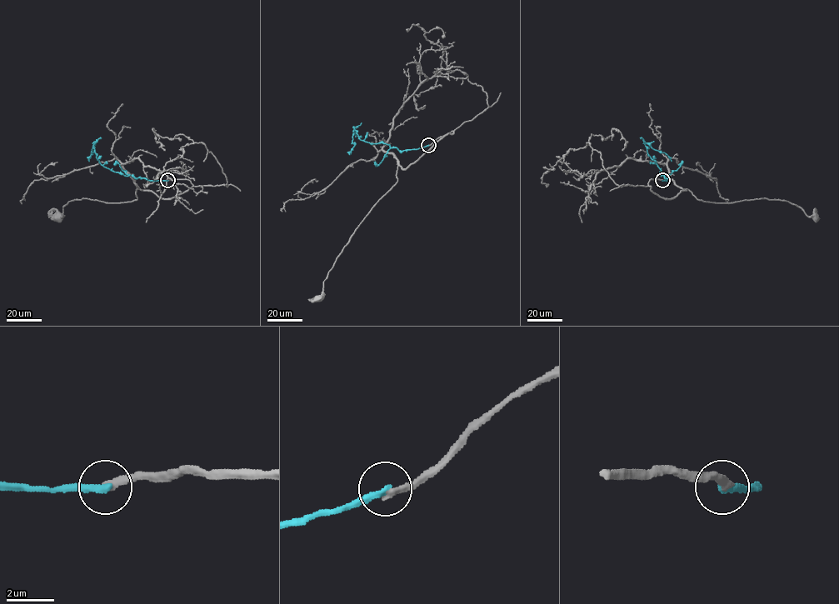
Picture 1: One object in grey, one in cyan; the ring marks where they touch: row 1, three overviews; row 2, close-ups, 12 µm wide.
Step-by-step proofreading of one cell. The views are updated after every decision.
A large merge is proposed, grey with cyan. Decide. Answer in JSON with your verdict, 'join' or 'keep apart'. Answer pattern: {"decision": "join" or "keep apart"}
{"decision": "keep apart"}

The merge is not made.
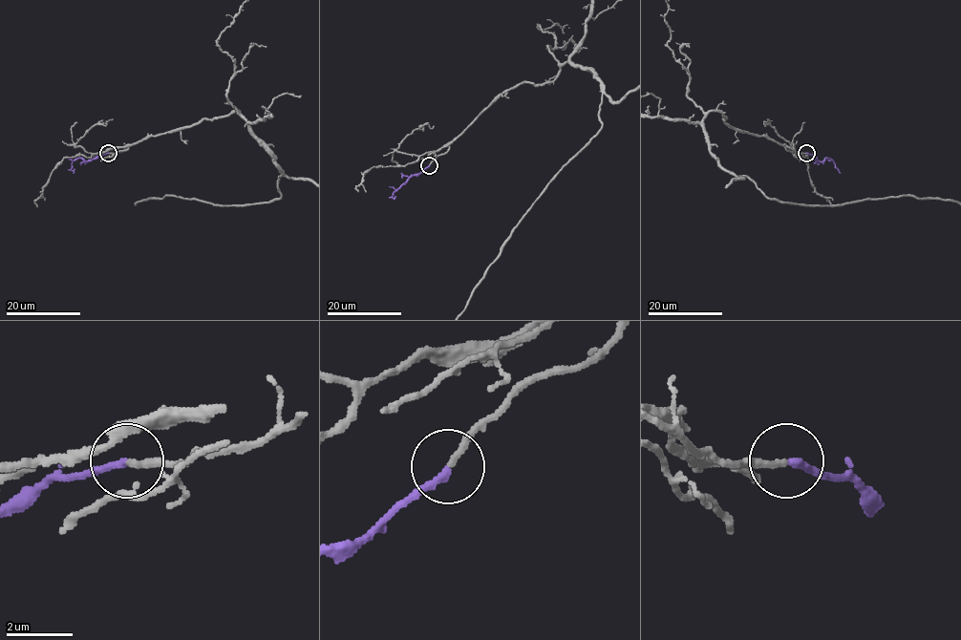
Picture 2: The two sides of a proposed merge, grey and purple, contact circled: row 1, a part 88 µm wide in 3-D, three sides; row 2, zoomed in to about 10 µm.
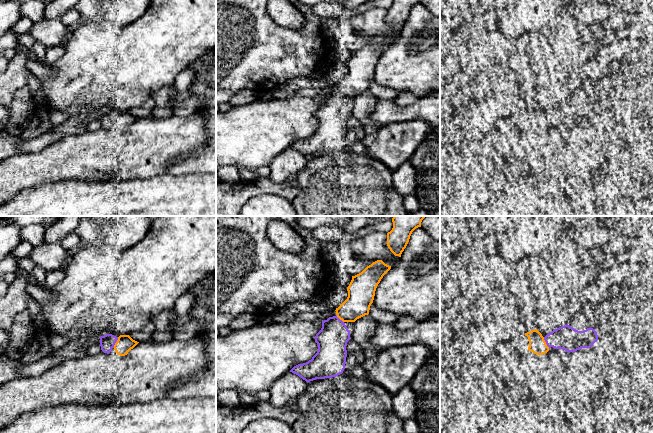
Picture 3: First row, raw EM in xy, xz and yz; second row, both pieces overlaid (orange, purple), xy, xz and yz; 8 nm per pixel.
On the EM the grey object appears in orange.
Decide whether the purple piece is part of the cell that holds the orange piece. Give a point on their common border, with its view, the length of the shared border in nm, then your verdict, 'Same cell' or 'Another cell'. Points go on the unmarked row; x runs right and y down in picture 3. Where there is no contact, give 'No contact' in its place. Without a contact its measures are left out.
Touches orange at yz (545, 118). Shared border 100 nm. Same cell

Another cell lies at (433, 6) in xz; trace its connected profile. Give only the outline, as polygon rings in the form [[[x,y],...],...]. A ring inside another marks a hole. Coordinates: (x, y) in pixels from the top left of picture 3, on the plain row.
[[[421,0],[421,4],[432,15],[440,17],[440,0]]]

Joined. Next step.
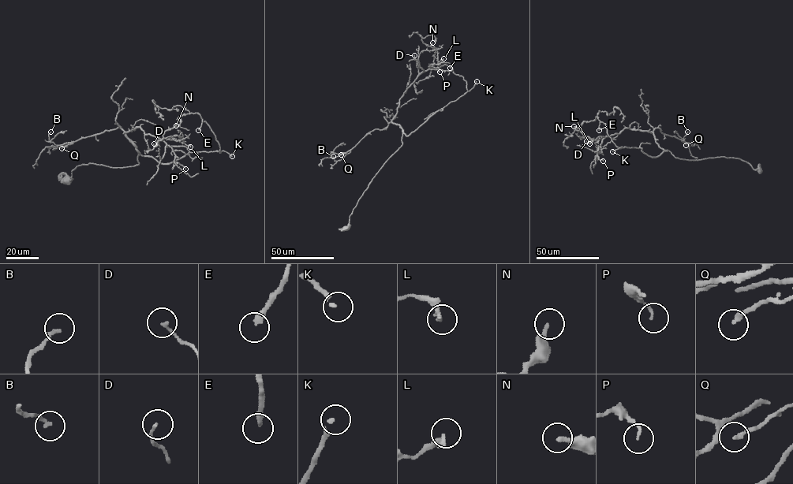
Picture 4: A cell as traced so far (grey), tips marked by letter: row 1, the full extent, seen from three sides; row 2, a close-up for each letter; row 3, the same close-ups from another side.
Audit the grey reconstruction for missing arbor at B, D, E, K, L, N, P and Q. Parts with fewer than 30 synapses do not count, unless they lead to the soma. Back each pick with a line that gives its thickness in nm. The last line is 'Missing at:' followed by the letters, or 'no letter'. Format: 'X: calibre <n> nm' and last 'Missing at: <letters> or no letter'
E: calibre 280 nm
K: calibre 120 nm
Missing at: E, K

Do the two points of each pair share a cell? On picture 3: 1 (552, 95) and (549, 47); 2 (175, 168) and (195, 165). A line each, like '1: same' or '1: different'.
1: same
2: same

